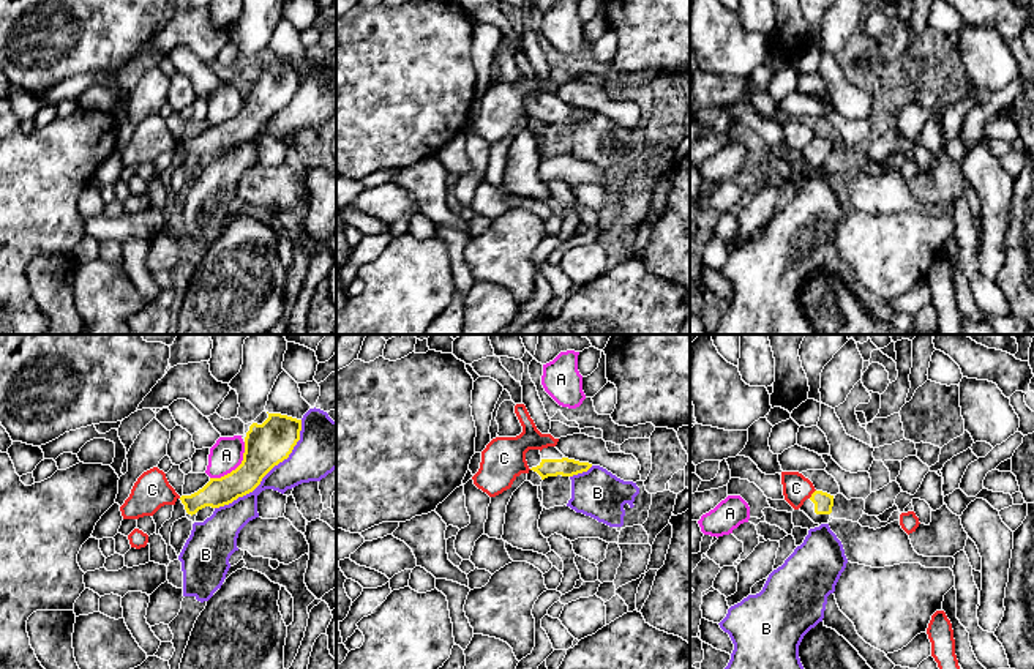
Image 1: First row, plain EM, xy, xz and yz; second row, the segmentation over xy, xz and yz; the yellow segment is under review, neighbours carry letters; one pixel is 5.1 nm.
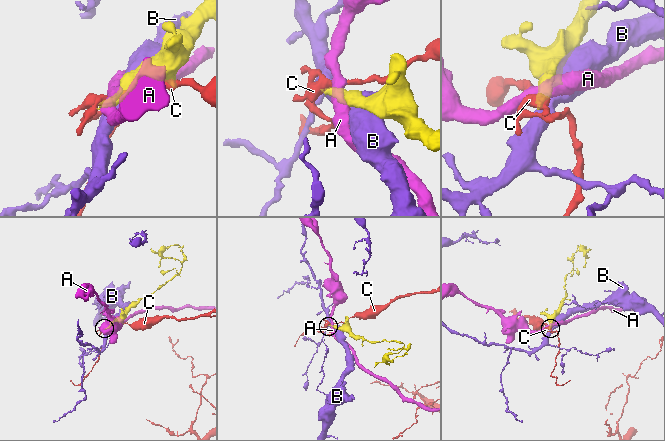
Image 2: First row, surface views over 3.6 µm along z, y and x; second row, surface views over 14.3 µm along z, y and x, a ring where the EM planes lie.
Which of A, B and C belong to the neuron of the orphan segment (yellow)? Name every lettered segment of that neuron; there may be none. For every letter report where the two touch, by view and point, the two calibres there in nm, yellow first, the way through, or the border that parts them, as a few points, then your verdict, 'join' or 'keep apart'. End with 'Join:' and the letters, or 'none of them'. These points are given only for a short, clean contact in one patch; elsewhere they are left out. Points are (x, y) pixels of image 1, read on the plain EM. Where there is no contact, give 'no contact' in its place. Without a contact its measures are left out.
A: xy (237, 114) | 220/170 nm | along xy (245, 89), (242, 108), (229, 119), (210, 125) | keep apart
B: xy (269, 117) | 220/220 nm | keep apart
C: yz (812, 141) | 100/140 nm | along yz (815, 136), (809, 144) | keep apart
Join: none of them

